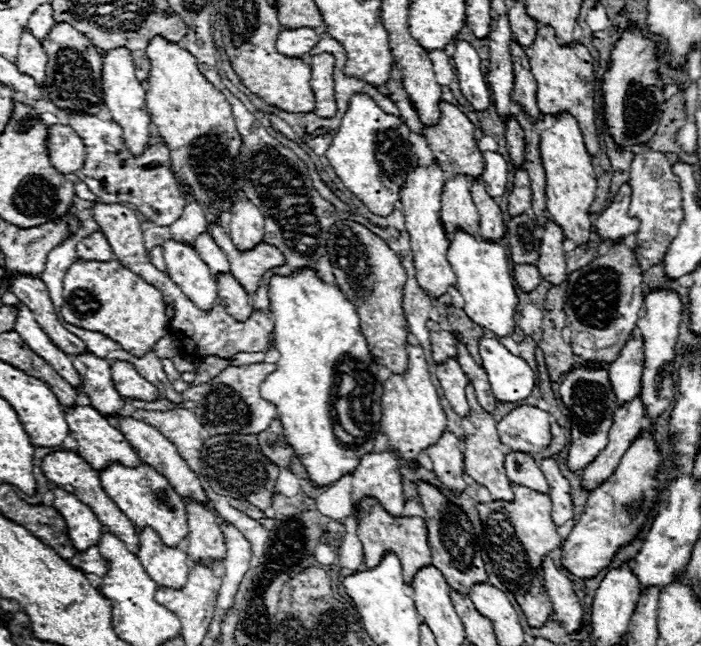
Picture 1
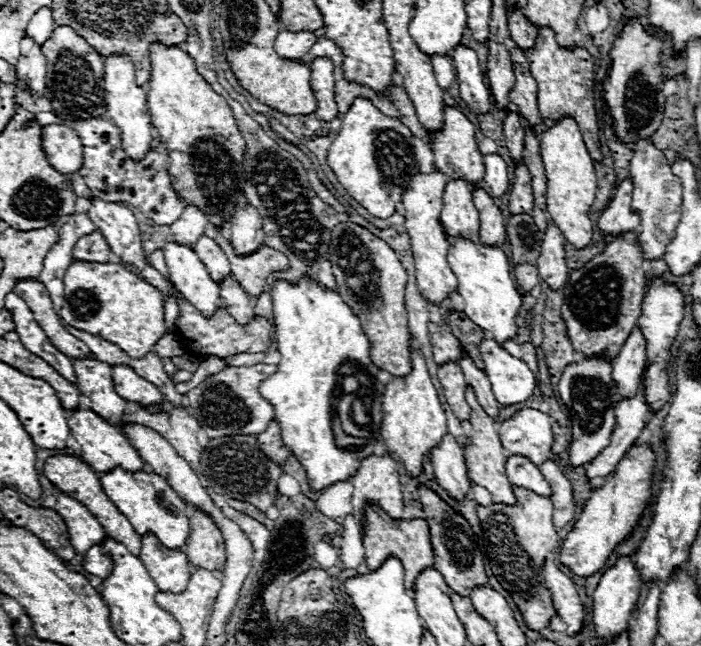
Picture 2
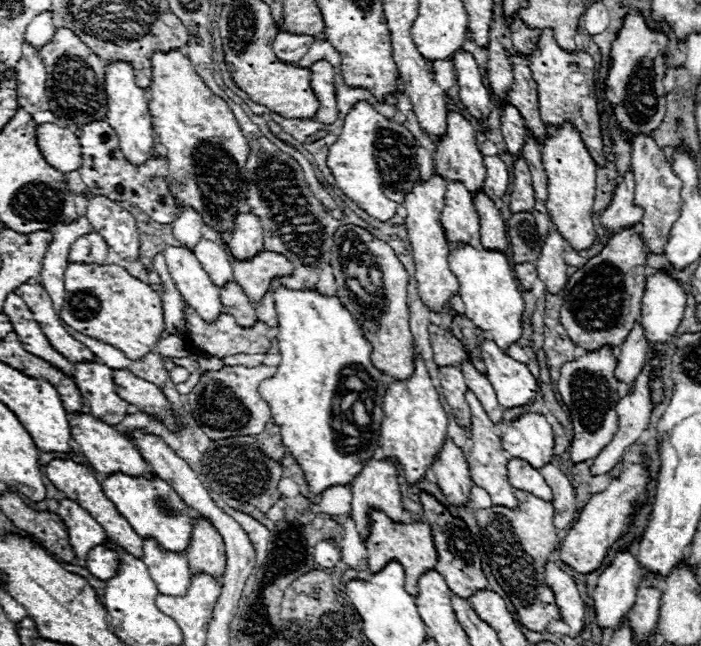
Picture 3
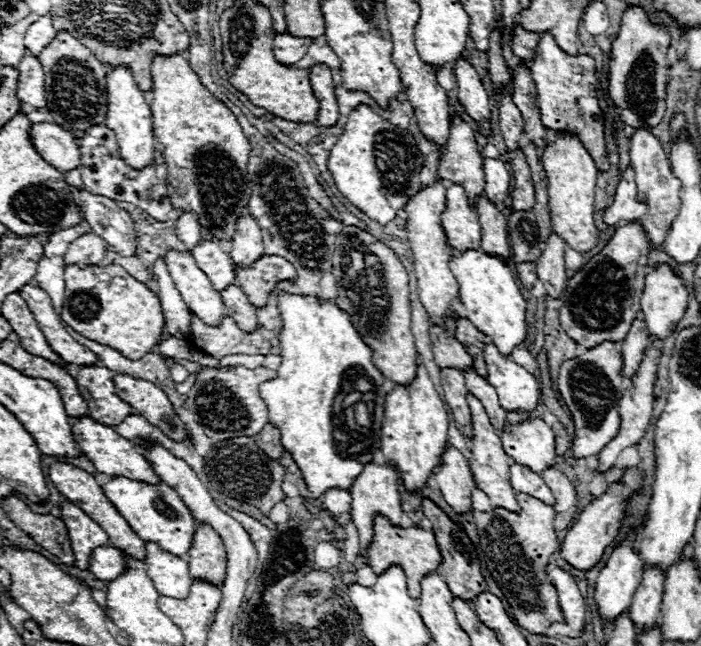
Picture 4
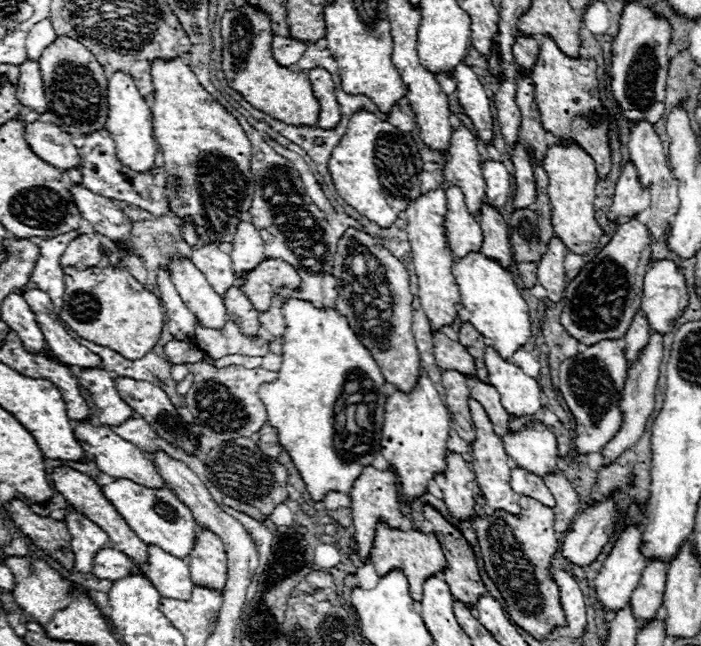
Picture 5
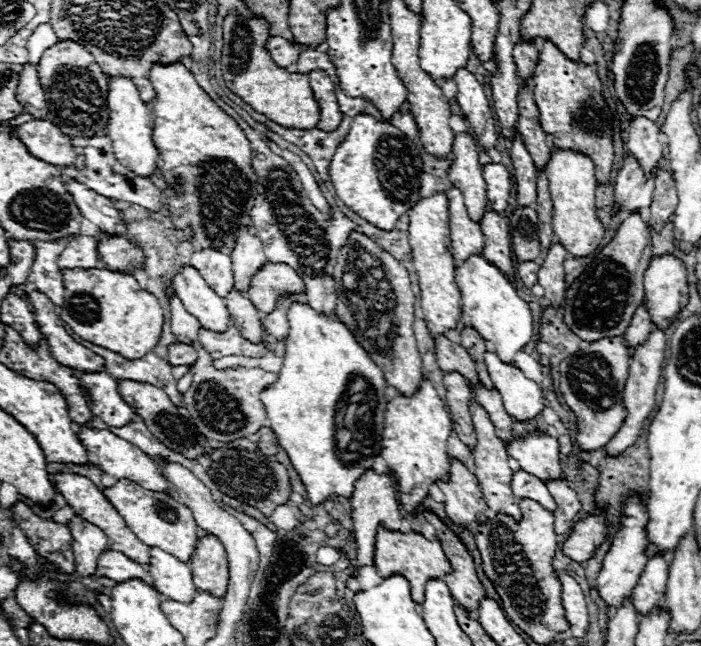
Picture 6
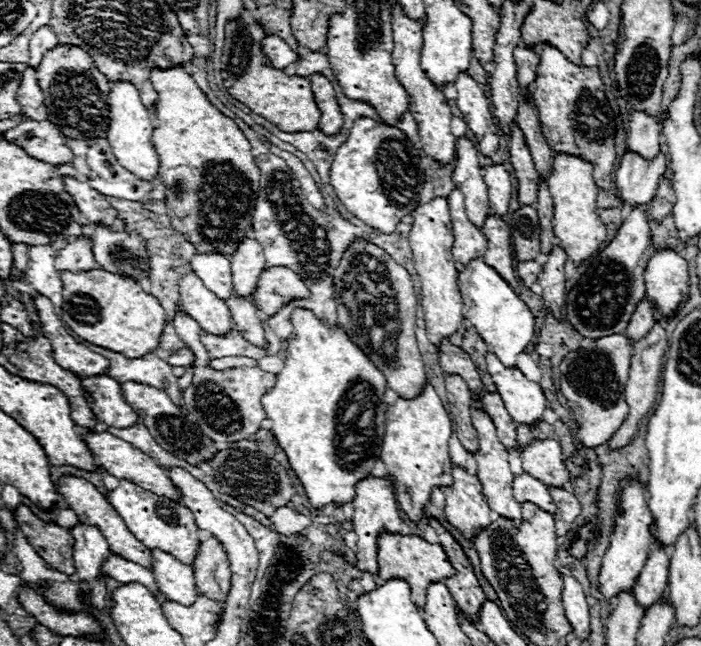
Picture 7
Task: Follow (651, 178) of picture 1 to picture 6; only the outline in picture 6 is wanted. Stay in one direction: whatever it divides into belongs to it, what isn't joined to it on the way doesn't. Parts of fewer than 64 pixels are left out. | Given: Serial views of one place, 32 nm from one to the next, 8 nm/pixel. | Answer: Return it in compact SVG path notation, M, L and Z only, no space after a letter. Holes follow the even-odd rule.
M636 116L630 122L630 136L626 142L630 154L634 154L646 170L650 170L662 158L662 142L660 130L656 122L646 120L644 116ZM662 168L662 172L658 172L656 176L656 188L654 188L654 196L652 196L652 218L650 218L650 226L660 228L664 224L664 220L672 218L674 208L678 204L678 196L676 196L676 182L674 178L668 174L666 168Z

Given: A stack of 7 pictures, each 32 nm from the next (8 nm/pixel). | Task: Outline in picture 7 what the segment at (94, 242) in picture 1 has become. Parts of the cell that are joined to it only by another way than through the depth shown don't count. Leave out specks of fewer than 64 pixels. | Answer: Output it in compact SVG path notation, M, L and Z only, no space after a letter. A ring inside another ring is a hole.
M80 238L80 240L70 240L56 256L54 266L58 268L58 272L70 270L70 272L80 272L80 270L90 270L90 268L98 268L94 256L92 256L92 248L90 248L90 240Z

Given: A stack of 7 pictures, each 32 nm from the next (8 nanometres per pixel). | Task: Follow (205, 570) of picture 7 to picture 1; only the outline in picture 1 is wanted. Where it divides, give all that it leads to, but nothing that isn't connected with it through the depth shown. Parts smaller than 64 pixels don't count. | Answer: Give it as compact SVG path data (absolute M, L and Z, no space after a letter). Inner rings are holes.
M186 502L188 510L188 558L194 564L206 564L212 568L216 560L224 560L226 542L218 526L216 516L196 502Z

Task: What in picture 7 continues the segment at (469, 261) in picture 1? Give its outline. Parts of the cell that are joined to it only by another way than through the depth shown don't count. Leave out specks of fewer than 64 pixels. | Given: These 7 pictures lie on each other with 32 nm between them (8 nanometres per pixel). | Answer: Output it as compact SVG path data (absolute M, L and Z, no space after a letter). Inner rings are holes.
M472 260L468 268L460 270L458 286L464 302L464 316L472 322L478 336L486 340L488 350L494 352L508 368L516 366L516 356L526 350L534 336L534 318L528 306L514 294L514 290L500 278L500 274L484 264L484 260Z

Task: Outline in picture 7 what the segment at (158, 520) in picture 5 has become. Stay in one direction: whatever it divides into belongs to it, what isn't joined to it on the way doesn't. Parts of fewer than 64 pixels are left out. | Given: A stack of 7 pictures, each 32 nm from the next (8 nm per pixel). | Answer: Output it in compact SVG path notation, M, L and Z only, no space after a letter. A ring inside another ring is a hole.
M120 480L120 486L110 492L108 500L110 500L110 504L114 504L116 512L122 516L122 520L130 528L130 532L134 532L134 538L142 540L142 544L146 544L146 548L150 548L150 550L158 548L158 550L174 556L182 564L188 564L188 566L194 564L194 558L200 548L200 538L198 538L198 526L194 522L194 516L186 506L174 504L172 500L158 496L150 490L144 490L138 484L132 484L128 480Z

